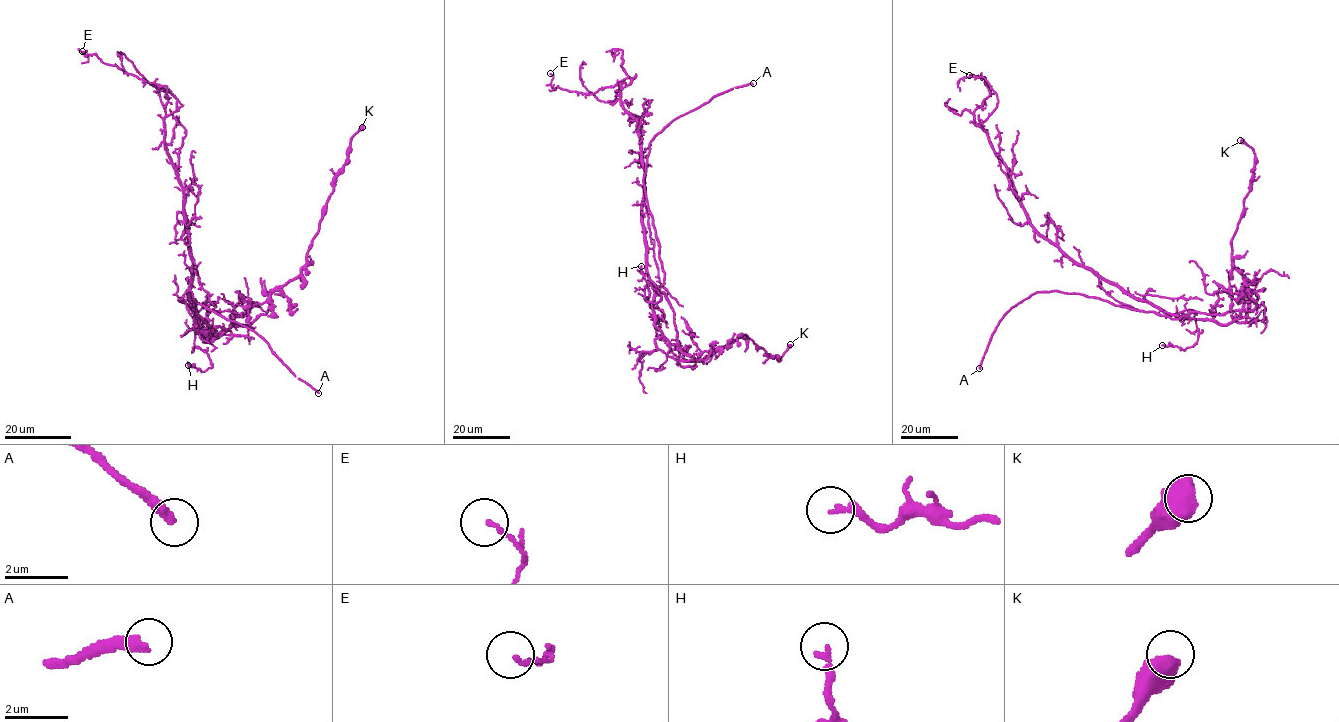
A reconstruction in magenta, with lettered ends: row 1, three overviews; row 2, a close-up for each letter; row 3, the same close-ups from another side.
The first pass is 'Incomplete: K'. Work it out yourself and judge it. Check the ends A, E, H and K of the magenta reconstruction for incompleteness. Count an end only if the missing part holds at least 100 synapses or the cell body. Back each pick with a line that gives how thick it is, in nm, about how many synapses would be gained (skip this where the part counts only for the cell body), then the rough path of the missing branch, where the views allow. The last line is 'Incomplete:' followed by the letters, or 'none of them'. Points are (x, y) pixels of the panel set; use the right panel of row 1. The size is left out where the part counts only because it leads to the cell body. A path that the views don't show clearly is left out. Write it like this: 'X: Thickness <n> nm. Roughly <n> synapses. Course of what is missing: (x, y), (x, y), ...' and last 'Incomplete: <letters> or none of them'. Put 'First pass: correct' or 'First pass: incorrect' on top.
First pass: incorrect
A: Thickness 360 nm. Course of what is missing: (979, 368), (1000, 395)
Incomplete: A

